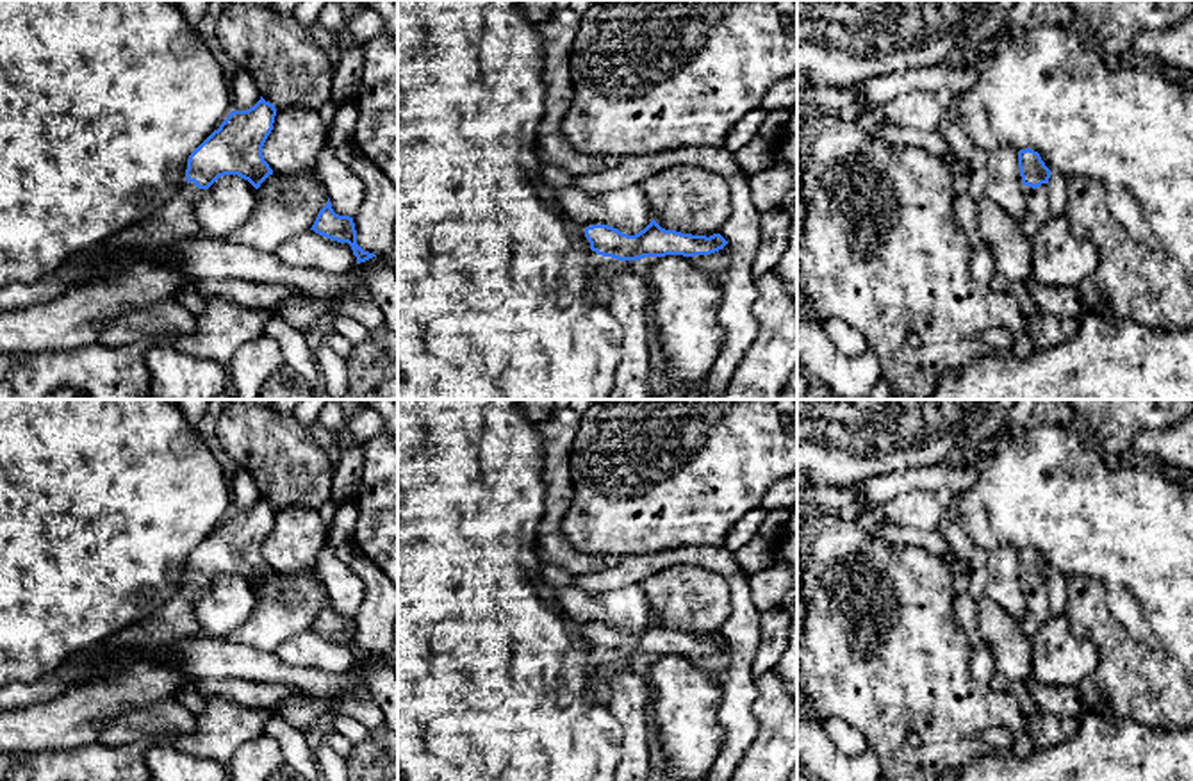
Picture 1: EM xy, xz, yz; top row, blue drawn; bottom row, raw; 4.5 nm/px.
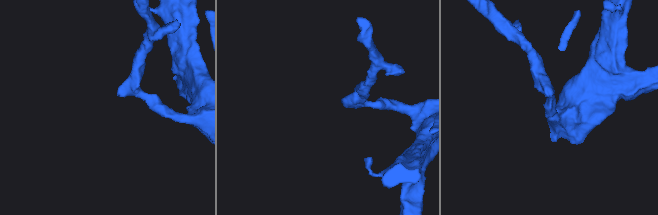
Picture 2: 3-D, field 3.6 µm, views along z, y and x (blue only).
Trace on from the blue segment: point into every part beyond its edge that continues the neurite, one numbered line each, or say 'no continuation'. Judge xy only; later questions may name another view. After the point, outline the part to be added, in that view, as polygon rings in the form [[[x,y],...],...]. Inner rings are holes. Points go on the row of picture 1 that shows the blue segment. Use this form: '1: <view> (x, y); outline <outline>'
1: xy (175, 220); outline [[[194,182],[180,187],[152,219],[130,225],[107,239],[96,255],[84,262],[82,276],[91,278],[100,267],[114,266],[121,259],[157,251],[178,239],[200,234],[194,205],[203,193],[205,189],[198,189]]]

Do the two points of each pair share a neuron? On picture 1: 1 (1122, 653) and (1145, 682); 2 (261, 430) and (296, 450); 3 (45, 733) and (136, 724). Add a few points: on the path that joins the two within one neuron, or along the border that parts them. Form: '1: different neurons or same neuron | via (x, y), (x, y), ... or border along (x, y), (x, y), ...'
1: same neuron | via (1124, 660), (1138, 674)
2: same neuron | via (270, 439), (280, 450), (287, 450)
3: different neurons | border along (141, 708), (131, 708), (118, 715), (95, 740)

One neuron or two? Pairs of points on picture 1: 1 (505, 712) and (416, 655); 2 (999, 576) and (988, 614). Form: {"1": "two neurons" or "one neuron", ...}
{"1": "one neuron", "2": "two neurons"}

